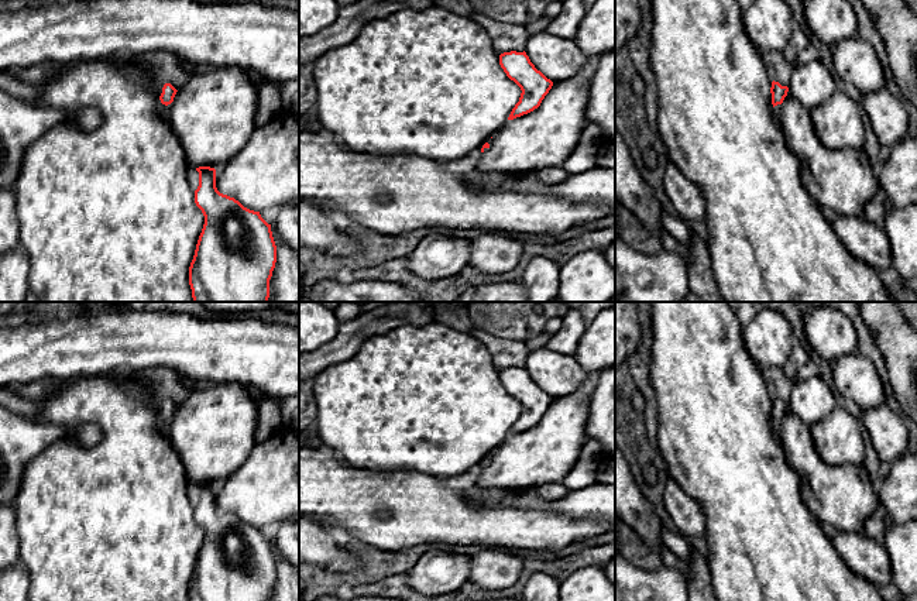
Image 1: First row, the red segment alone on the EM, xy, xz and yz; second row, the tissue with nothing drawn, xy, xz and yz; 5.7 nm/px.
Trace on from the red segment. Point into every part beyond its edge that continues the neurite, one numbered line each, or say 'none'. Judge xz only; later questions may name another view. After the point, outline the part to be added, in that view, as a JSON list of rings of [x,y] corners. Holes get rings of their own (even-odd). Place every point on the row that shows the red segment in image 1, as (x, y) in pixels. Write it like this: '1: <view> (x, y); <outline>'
1: xz (464, 165); [[[491,137],[487,138],[478,148],[473,150],[470,154],[467,154],[466,157],[460,159],[444,161],[439,164],[442,165],[443,169],[451,174],[460,174],[460,175],[470,174],[471,171],[477,168],[480,158],[488,150],[482,147],[485,142],[491,145],[492,138]]]

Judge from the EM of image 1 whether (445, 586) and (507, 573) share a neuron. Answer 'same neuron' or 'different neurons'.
same neuron

